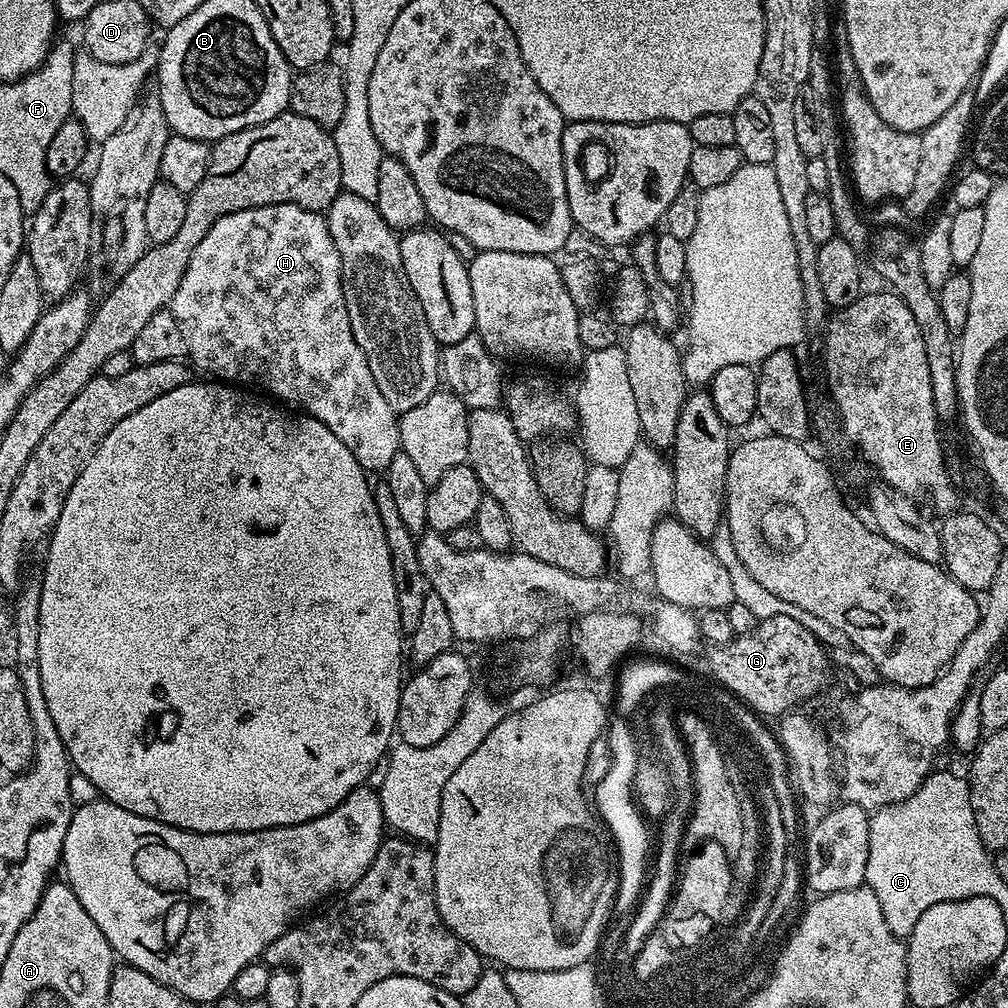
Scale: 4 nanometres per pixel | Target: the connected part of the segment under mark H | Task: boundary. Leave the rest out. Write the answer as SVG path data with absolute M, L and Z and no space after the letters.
M271 204L261 208L238 210L234 214L226 214L218 218L218 222L214 222L214 226L206 230L206 238L198 242L198 247L190 258L190 266L186 266L186 274L182 274L182 282L174 294L170 311L182 326L182 338L186 338L188 347L187 359L197 369L200 367L202 371L209 372L212 375L209 377L220 382L231 382L236 386L251 386L253 389L265 388L269 392L267 393L269 397L277 396L272 398L277 401L285 400L285 402L280 401L285 405L297 404L300 407L297 409L303 410L330 430L334 430L334 434L342 438L346 450L354 454L354 458L363 466L365 472L380 474L390 466L390 458L394 458L394 454L400 452L400 421L390 402L382 398L382 390L378 390L378 382L374 382L374 374L370 374L370 362L366 362L366 354L362 354L362 346L358 346L354 338L354 330L350 330L350 314L346 310L346 298L342 286L343 277L342 262L338 258L334 238L330 236L327 219L321 213L311 212L293 204Z

